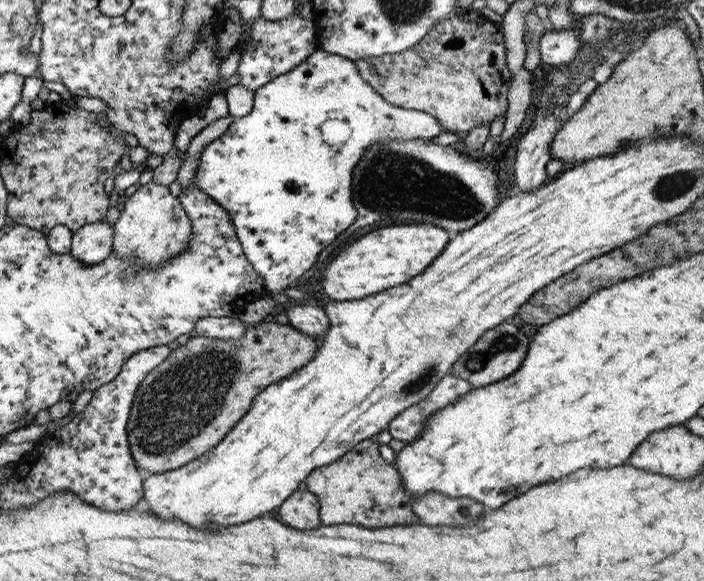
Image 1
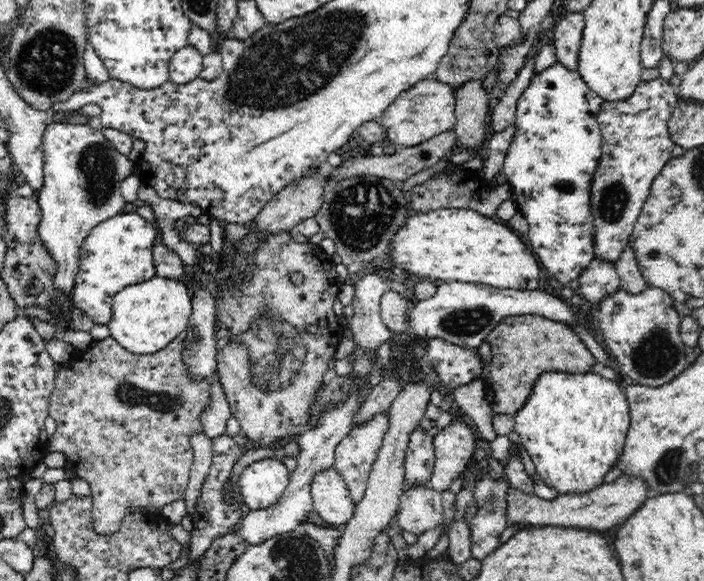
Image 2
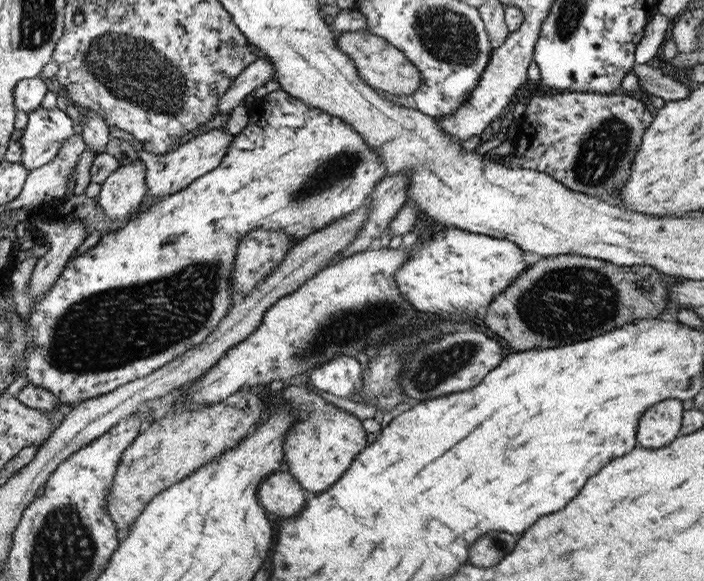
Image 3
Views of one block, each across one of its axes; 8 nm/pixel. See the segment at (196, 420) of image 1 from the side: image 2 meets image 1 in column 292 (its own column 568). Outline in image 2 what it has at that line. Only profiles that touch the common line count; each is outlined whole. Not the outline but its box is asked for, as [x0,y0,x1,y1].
[485,315,594,415]

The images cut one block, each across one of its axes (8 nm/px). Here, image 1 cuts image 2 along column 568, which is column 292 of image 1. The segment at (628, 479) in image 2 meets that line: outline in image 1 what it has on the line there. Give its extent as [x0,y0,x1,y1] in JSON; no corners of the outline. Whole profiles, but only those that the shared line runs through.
[277,489,319,530]

